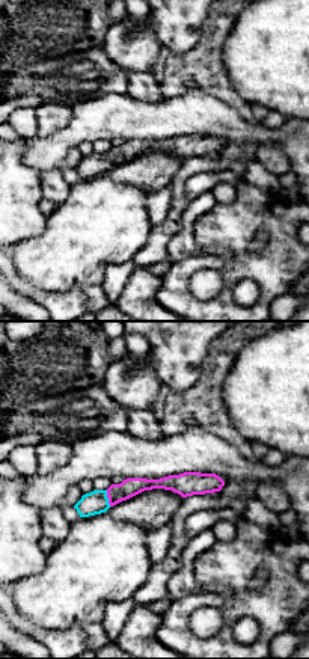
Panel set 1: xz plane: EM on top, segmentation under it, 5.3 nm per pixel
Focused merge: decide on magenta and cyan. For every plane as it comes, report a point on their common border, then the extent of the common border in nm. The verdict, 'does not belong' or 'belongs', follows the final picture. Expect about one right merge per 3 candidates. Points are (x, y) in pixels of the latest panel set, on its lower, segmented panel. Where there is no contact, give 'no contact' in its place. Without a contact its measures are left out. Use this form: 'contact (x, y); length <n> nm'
contact (107, 496); length 90 nm

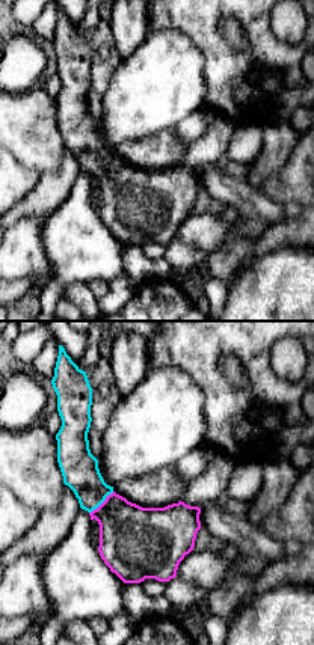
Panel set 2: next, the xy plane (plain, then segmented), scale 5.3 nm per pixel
contact (103, 502); length 180 nm

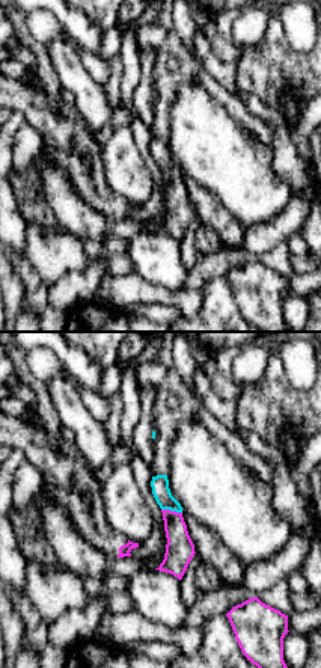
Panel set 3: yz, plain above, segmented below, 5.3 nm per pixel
contact (172, 511); length 110 nm

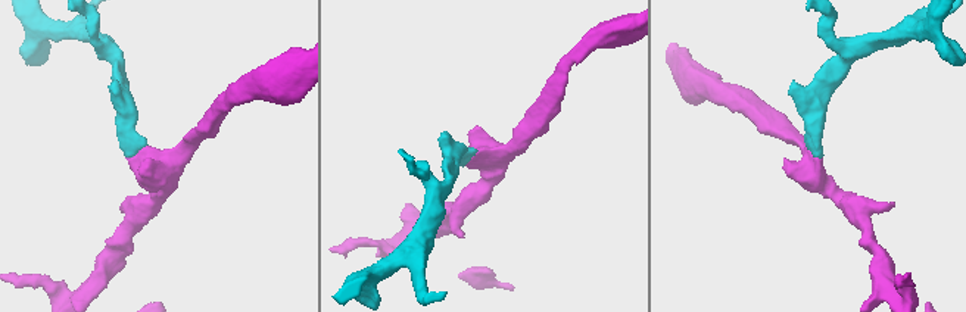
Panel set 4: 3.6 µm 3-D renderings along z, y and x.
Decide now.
belongs

